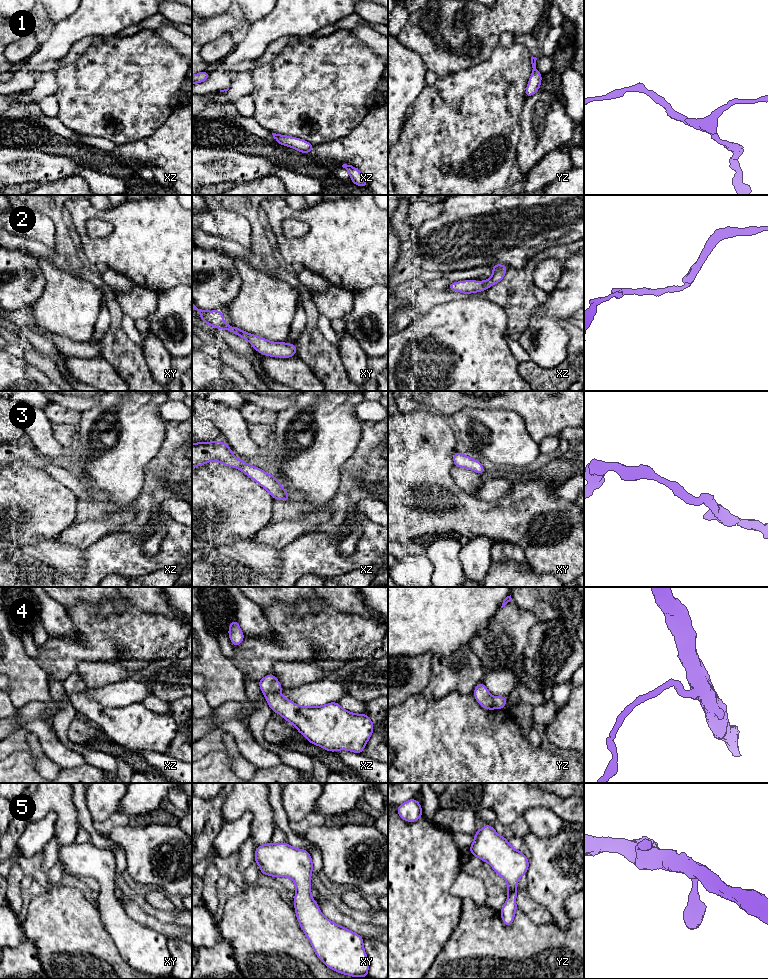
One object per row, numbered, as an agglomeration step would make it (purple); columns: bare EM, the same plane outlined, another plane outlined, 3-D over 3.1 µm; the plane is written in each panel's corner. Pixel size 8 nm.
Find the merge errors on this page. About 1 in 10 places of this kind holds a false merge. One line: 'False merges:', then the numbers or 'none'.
False merges: none

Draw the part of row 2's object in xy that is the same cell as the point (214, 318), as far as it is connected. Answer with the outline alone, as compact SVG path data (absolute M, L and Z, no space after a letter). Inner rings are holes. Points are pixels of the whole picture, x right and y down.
M192 302L192 309L198 311L201 316L201 321L207 323L214 328L230 331L239 337L247 340L254 349L265 355L271 357L290 358L294 357L298 349L295 344L288 344L286 342L271 342L263 337L243 331L238 327L232 327L223 321L223 311L207 311L200 309Z

